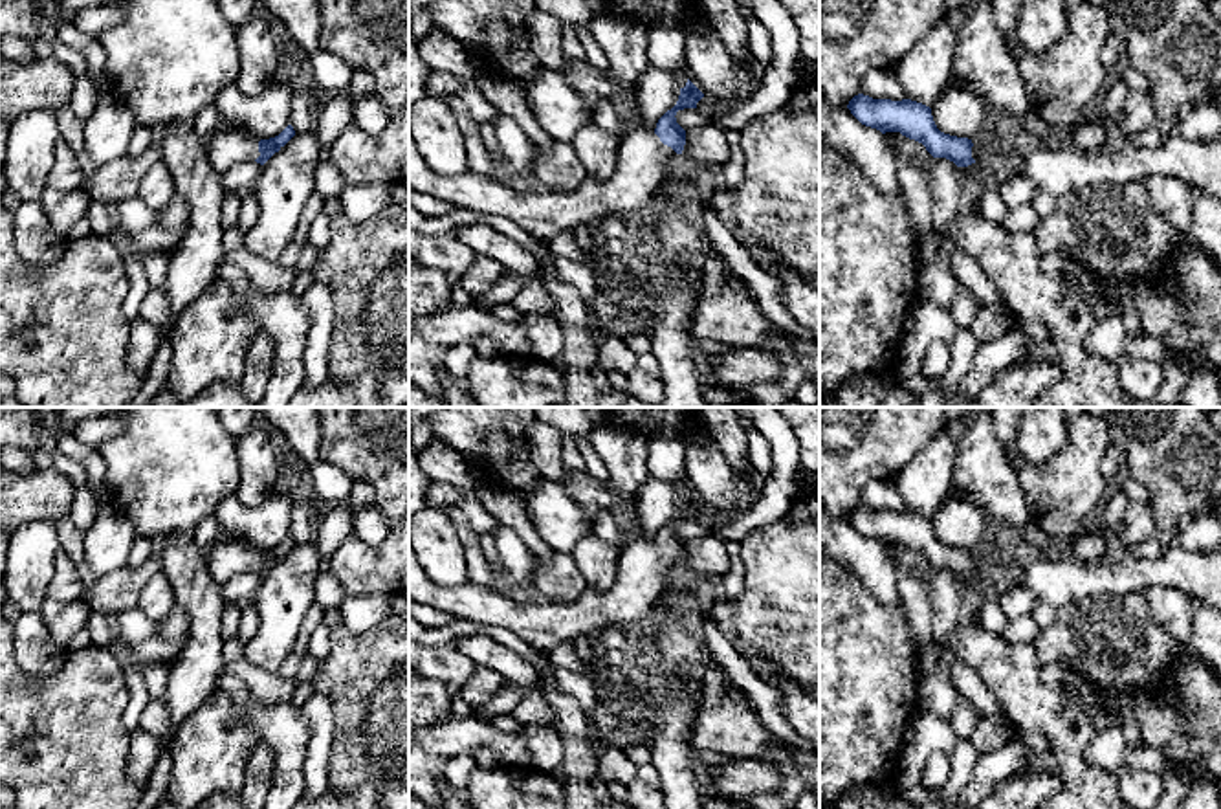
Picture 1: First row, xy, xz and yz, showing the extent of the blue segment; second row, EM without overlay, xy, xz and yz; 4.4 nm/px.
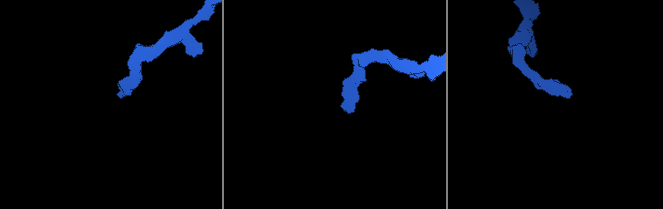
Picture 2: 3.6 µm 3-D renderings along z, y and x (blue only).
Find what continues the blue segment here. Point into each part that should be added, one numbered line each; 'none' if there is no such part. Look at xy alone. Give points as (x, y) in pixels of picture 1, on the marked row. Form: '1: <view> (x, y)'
1: xy (228, 147)

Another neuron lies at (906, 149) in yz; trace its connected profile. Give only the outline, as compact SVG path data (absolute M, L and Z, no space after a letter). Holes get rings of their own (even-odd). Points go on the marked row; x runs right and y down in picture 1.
M886 132L884 136L898 160L911 161L928 171L933 156L926 150L922 143L909 139L900 132Z

